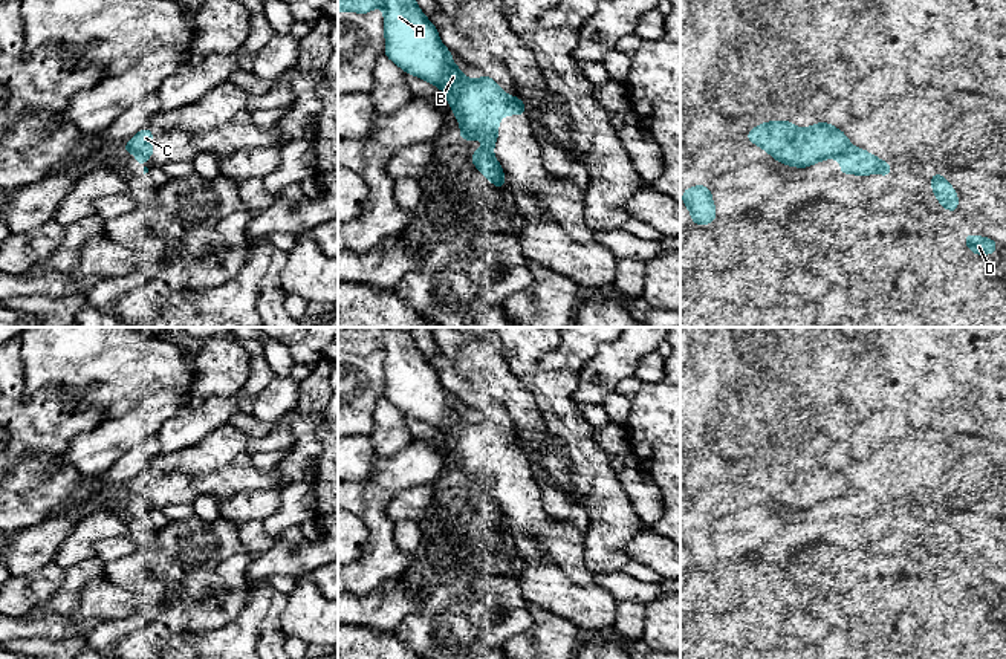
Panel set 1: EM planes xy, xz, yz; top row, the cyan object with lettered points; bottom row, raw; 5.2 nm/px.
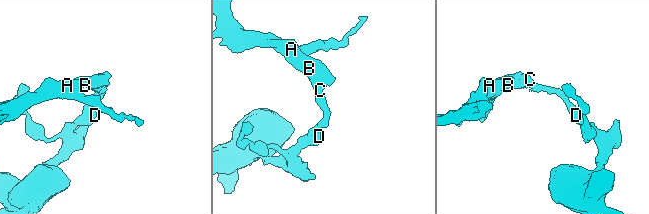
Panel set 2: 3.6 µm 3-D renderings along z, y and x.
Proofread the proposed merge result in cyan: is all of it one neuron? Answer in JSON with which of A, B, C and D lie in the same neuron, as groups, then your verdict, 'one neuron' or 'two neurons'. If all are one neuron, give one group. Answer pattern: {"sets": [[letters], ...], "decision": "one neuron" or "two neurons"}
{"sets": [["A", "B", "C"], ["D"]], "decision": "two neurons"}

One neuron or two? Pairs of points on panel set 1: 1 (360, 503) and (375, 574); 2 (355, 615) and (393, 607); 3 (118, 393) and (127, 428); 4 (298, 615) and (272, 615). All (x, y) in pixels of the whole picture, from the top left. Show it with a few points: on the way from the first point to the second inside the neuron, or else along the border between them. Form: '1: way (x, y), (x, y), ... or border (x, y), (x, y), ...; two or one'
1: way (376, 520), (376, 557); one
2: way (364, 612), (379, 612), (384, 609); one
3: border (129, 410), (107, 418); two
4: border (288, 597), (280, 615), (280, 627), (286, 636); two

